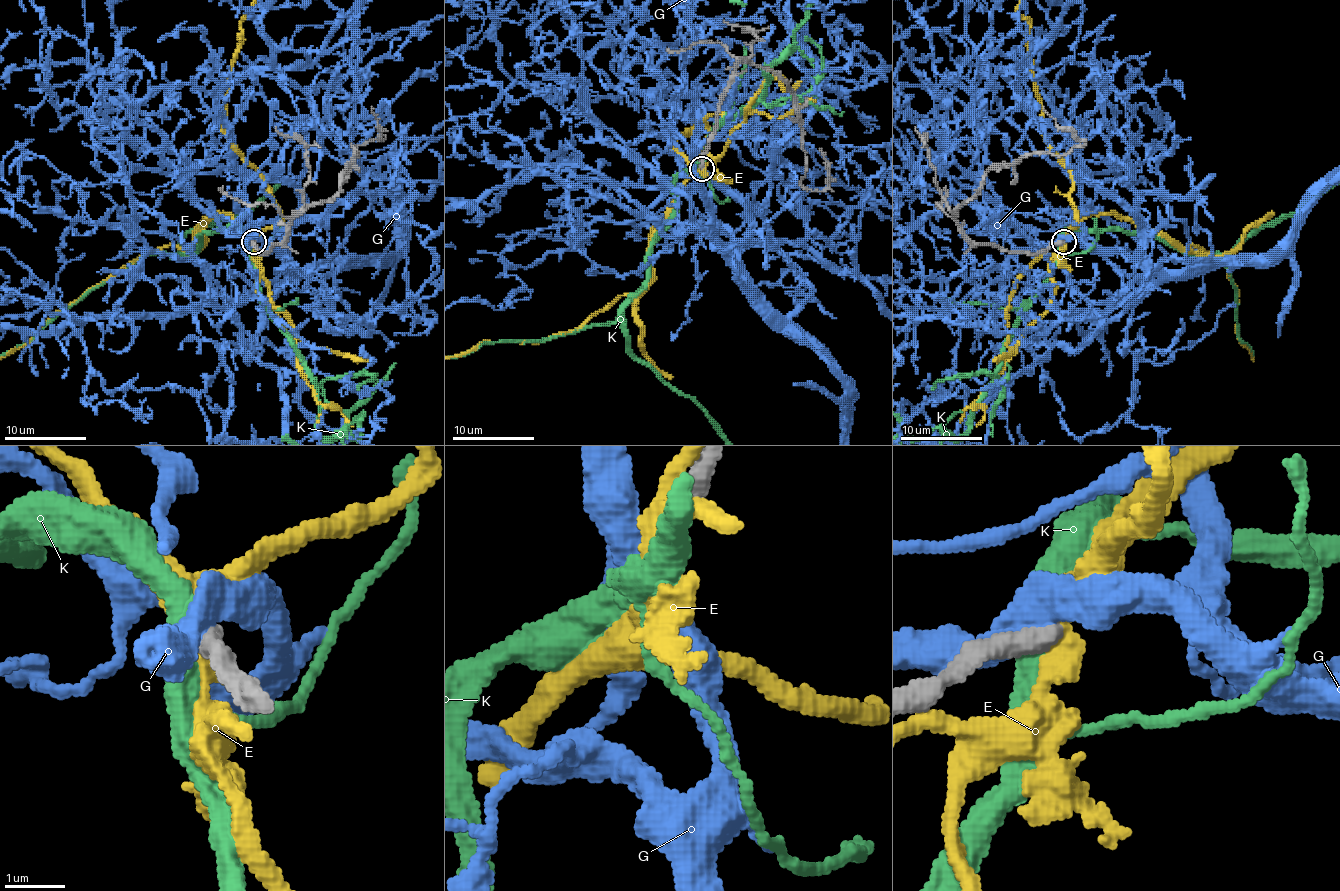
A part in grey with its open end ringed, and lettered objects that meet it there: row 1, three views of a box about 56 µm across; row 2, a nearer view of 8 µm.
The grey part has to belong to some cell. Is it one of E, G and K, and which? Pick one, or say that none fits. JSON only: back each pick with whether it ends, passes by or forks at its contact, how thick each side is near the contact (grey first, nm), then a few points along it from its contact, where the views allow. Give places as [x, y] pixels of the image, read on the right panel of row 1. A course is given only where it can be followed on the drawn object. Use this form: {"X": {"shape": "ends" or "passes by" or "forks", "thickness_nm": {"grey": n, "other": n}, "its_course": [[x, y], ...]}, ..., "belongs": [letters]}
{"belongs": []}

